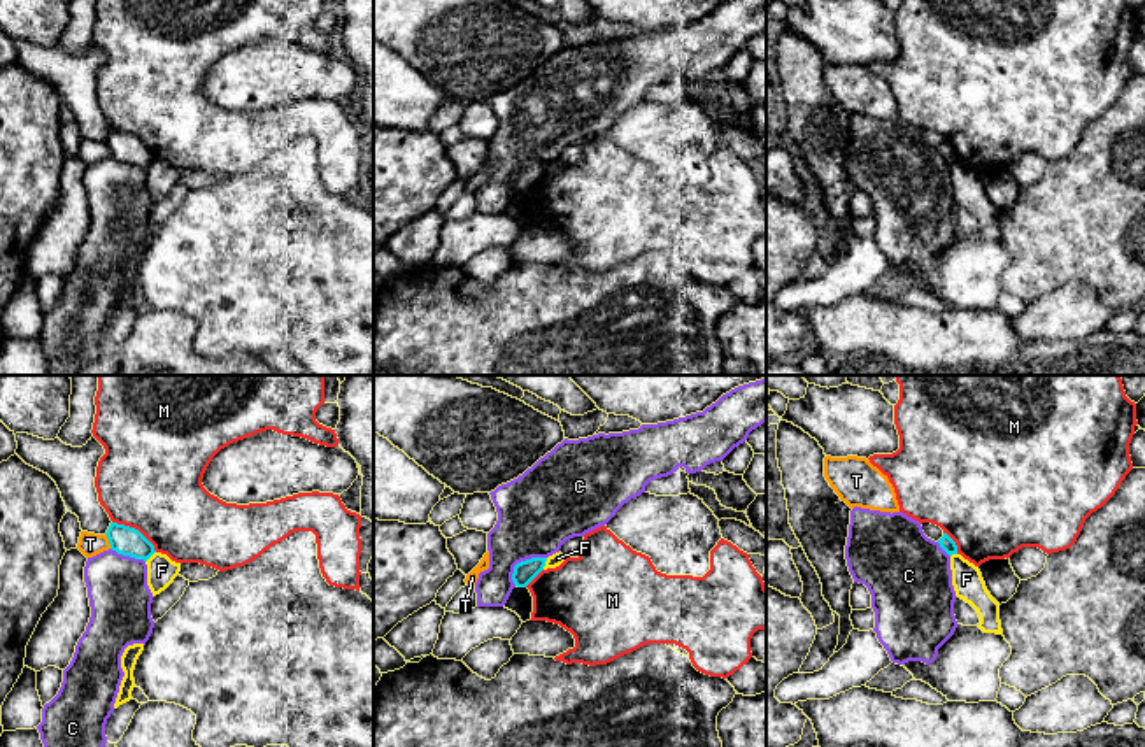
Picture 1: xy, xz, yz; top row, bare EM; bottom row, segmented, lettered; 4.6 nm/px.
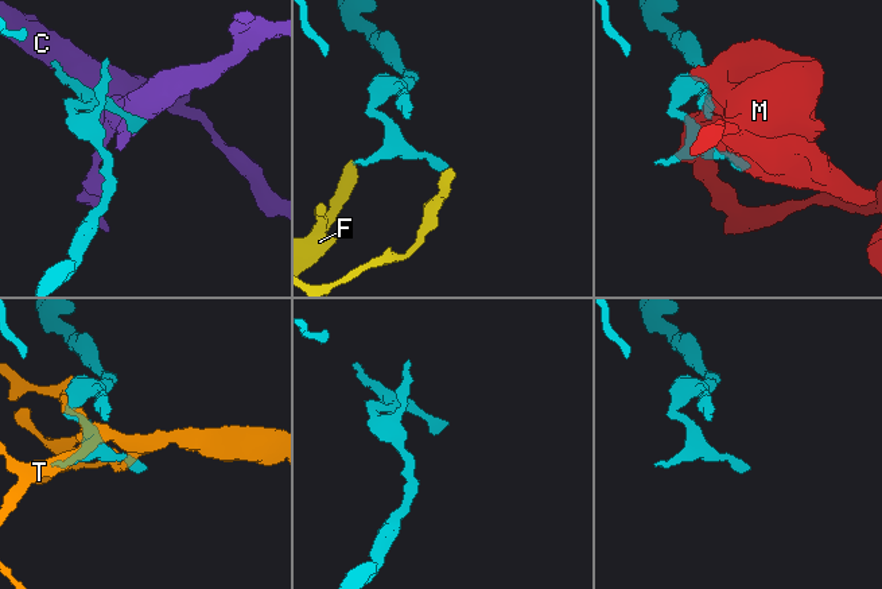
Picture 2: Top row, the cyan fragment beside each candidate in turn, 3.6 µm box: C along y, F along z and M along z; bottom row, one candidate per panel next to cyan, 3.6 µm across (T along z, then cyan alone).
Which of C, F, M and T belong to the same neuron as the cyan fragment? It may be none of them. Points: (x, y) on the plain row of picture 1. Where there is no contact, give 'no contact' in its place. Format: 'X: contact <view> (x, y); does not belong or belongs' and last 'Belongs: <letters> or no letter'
C: contact xz (521, 169); does not belong
F: contact xz (544, 170); does not belong
M: contact xy (134, 135); does not belong
T: contact xy (109, 148); does not belong
Belongs: no letter

